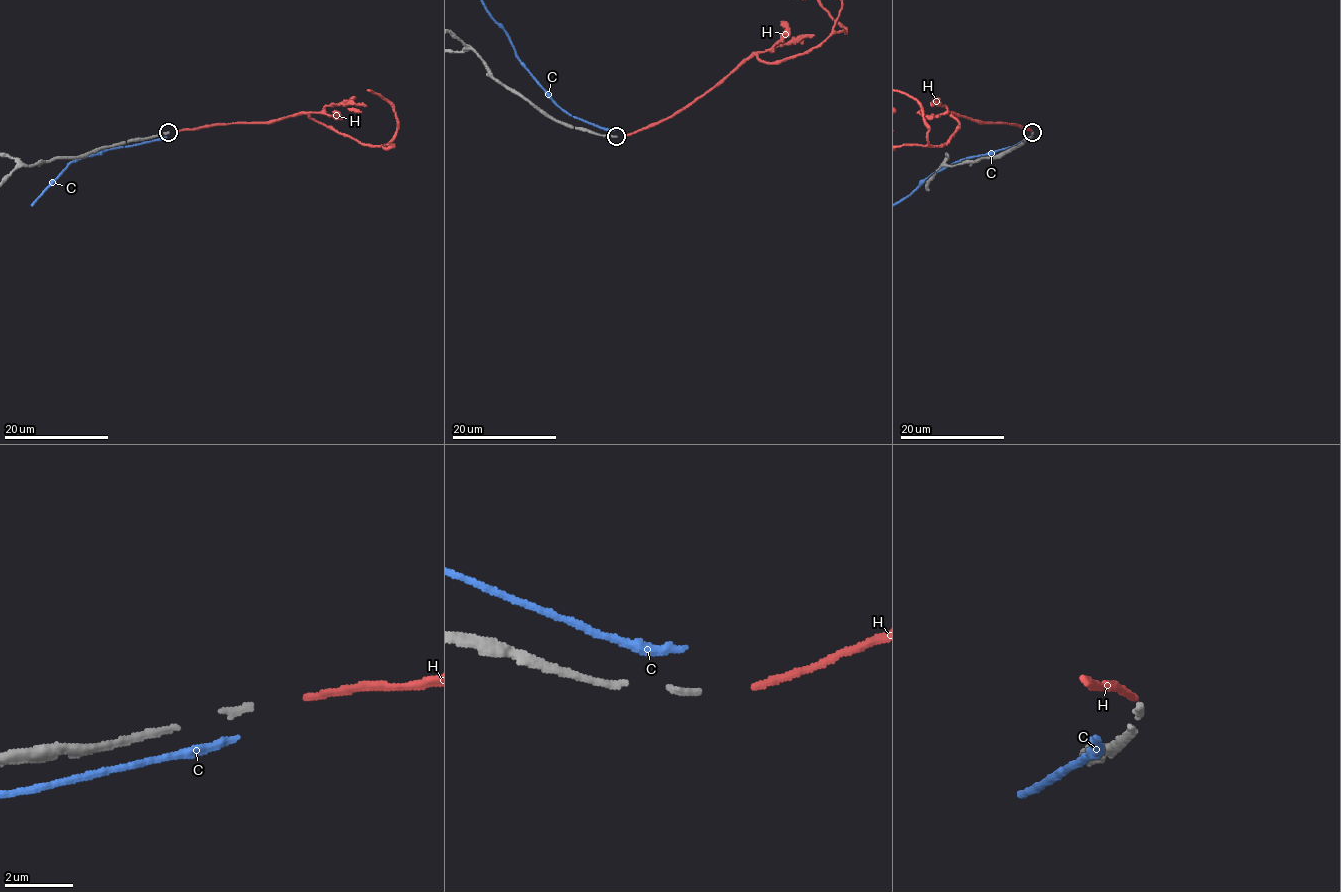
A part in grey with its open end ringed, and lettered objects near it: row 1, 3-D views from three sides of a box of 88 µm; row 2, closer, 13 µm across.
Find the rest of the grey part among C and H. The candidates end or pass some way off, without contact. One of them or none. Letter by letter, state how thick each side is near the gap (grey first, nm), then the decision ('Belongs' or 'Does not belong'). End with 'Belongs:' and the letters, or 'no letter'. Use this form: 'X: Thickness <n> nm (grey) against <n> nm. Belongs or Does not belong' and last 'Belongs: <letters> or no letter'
C: Thickness 220 nm (grey) against 240 nm. Does not belong
H: Thickness 220 nm (grey) against 200 nm. Belongs
Belongs: H

